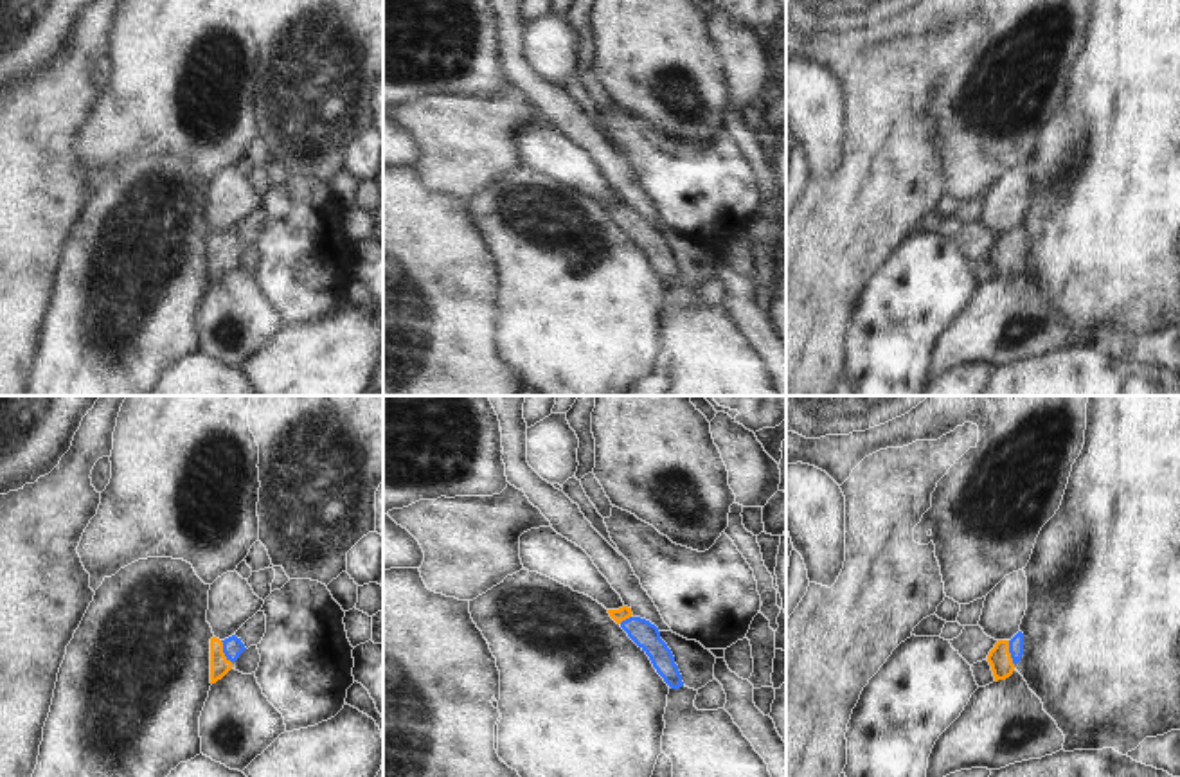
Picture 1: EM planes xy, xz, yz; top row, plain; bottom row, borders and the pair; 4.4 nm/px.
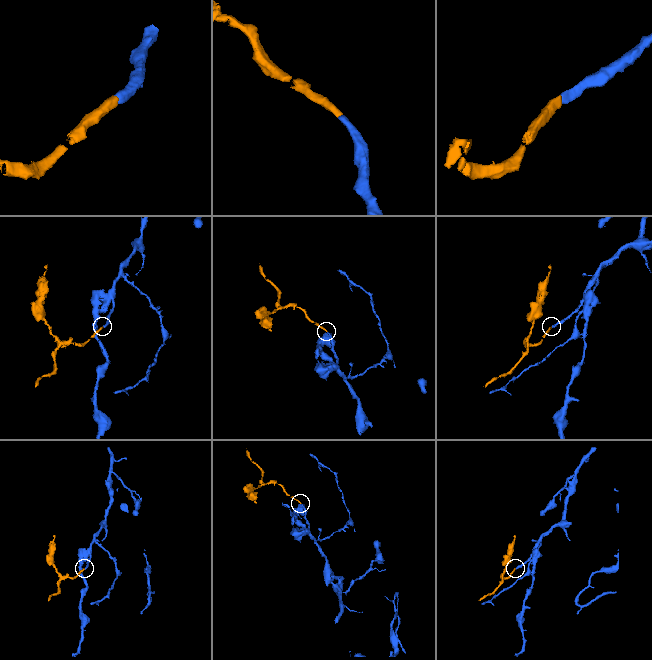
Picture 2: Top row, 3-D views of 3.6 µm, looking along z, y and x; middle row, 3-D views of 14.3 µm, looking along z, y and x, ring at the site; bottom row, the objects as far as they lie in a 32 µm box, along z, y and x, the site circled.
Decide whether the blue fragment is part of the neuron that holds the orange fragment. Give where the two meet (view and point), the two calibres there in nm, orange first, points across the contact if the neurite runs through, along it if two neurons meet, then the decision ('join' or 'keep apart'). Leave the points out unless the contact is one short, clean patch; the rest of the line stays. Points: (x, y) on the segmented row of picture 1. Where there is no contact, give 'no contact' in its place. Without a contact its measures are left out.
yz (1010, 653) | 100/60 nm | across yz (999, 657), (1010, 653), (1017, 643) | join

